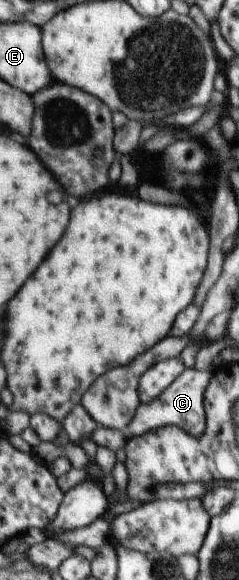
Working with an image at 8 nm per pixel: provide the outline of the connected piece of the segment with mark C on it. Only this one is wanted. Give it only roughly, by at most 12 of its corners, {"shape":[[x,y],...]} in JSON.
{"shape":[[186,368],[140,404],[129,435],[175,425],[199,438],[212,371]]}

